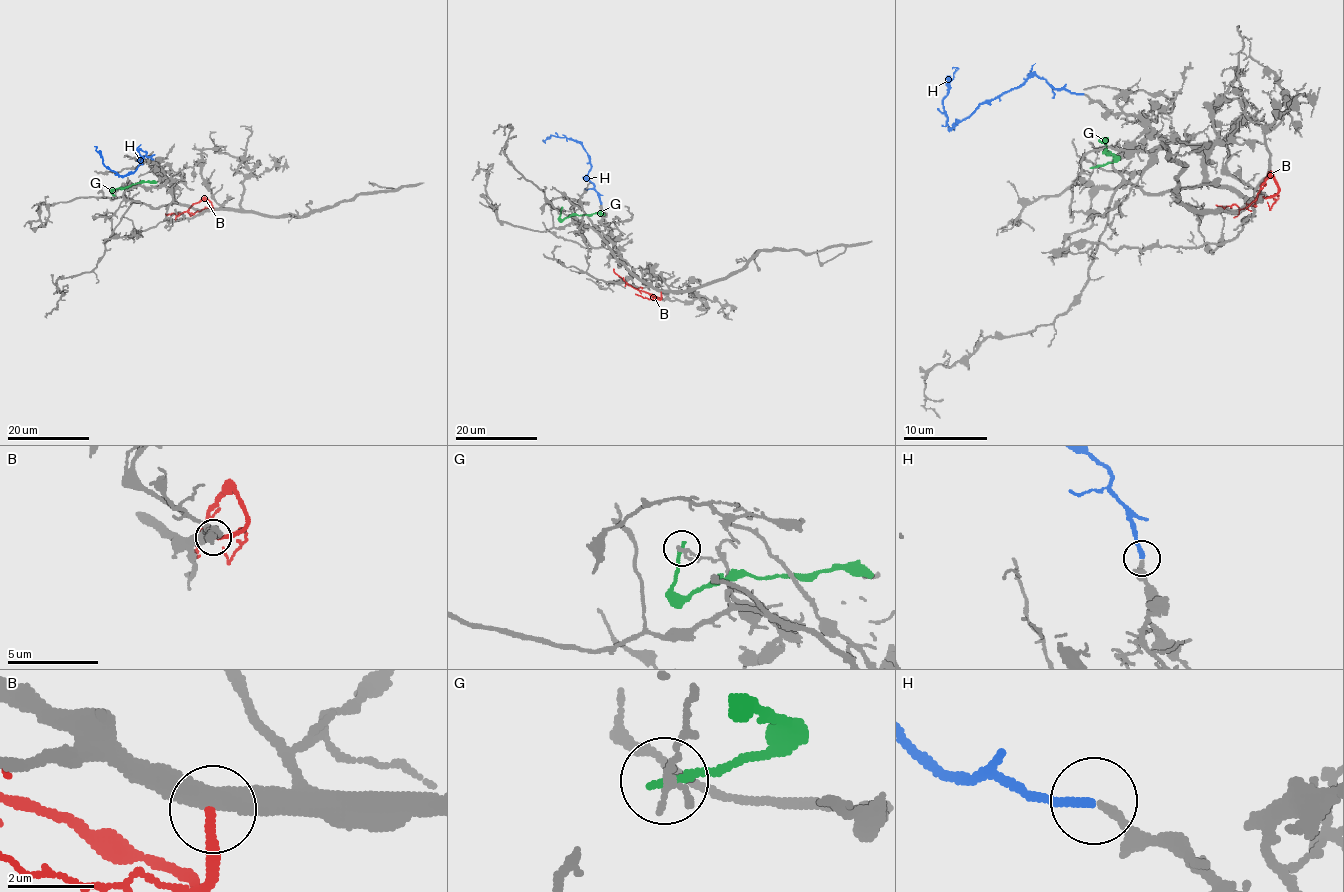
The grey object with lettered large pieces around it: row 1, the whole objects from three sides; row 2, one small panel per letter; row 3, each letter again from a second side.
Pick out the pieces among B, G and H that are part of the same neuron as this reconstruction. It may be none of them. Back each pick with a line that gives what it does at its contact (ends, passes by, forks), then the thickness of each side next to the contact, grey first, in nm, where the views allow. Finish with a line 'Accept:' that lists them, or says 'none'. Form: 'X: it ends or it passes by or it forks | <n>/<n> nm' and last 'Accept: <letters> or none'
H: it ends | 220/220 nm
Accept: H

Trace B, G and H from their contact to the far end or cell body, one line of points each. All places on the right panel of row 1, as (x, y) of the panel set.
B: (1263, 198), (1272, 198), (1278, 185), (1270, 175), (1244, 208), (1236, 204), (1215, 204)
G: (1093, 166), (1108, 164), (1114, 156), (1106, 152), (1102, 141), (1106, 139)
H: (1083, 93), (1060, 89), (1030, 74), (1009, 91), (982, 101), (953, 129), (942, 105), (953, 68)

